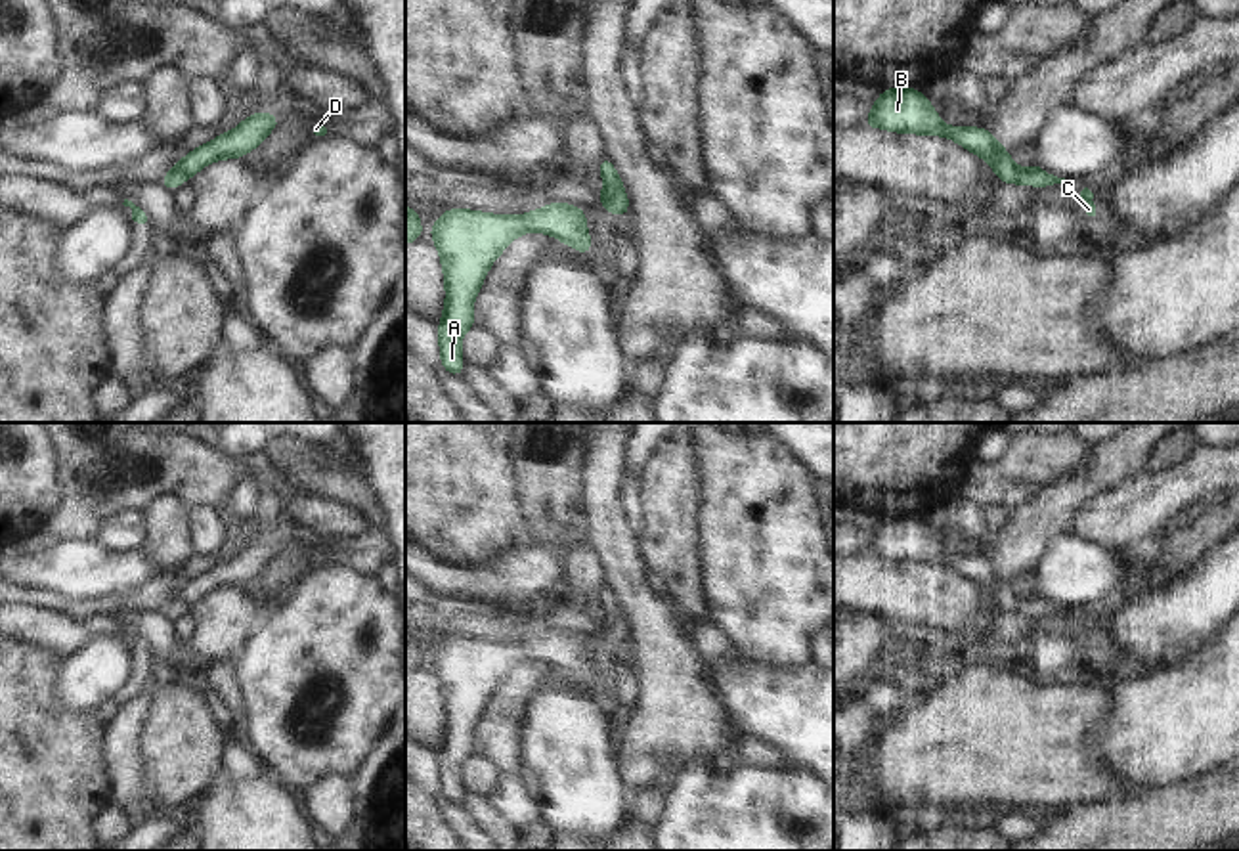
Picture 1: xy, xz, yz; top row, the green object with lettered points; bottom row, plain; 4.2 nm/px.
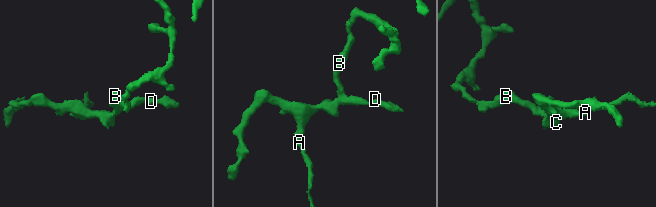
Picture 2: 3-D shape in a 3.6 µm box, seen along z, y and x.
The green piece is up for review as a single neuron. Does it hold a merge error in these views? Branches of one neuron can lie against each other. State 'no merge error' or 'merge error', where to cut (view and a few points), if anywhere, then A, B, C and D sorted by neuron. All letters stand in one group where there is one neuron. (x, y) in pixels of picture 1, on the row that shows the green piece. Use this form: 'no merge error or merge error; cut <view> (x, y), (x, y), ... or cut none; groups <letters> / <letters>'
no merge error; cut none; groups A B C D

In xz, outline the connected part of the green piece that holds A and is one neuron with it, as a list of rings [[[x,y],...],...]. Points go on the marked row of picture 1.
[[[554,201],[522,216],[499,216],[470,208],[449,208],[432,226],[432,241],[442,258],[446,281],[446,308],[438,325],[442,367],[461,377],[461,337],[476,327],[472,302],[493,260],[509,243],[528,231],[560,239],[581,254],[589,254],[593,241],[585,229],[585,208]]]

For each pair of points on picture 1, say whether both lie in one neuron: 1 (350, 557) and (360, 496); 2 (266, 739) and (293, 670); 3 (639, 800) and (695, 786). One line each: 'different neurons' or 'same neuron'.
1: different neurons
2: same neuron
3: different neurons

